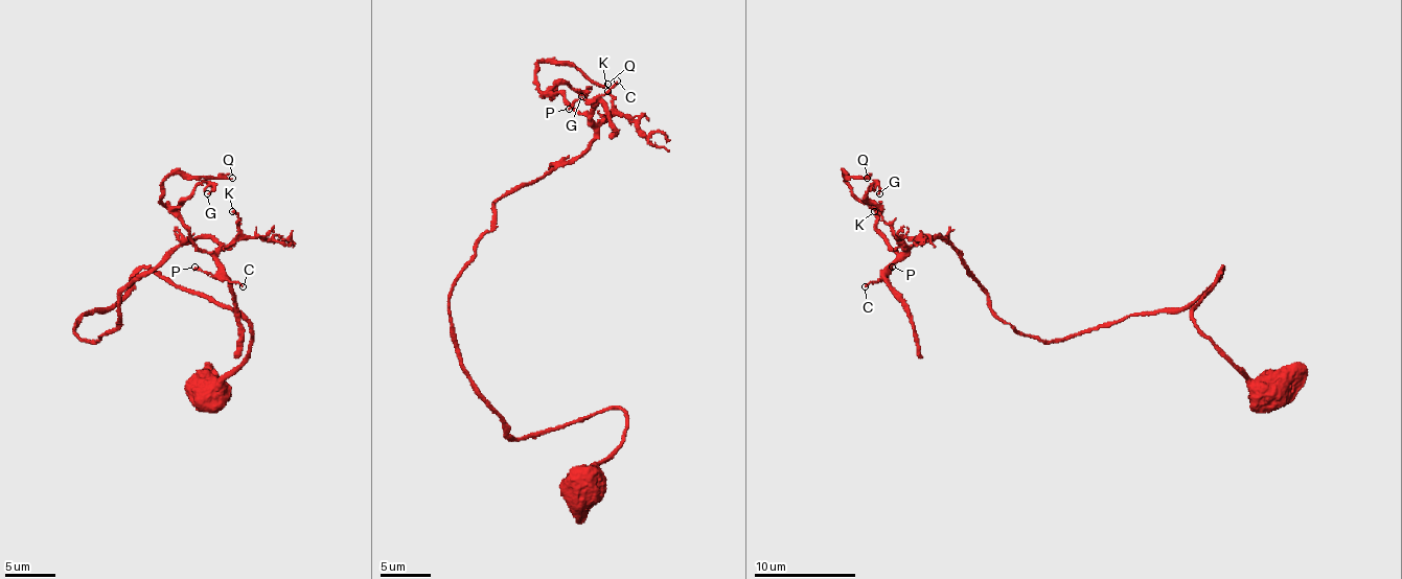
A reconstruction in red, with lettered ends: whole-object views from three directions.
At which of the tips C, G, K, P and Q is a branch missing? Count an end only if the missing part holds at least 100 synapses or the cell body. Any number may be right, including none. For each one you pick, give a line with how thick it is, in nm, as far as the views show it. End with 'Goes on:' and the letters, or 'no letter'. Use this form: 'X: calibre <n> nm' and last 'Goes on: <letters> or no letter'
Goes on: no letter

